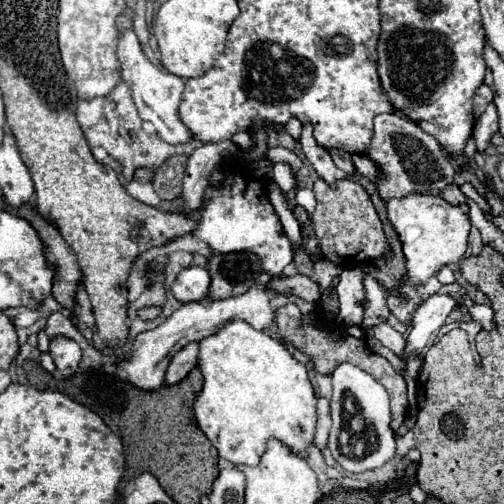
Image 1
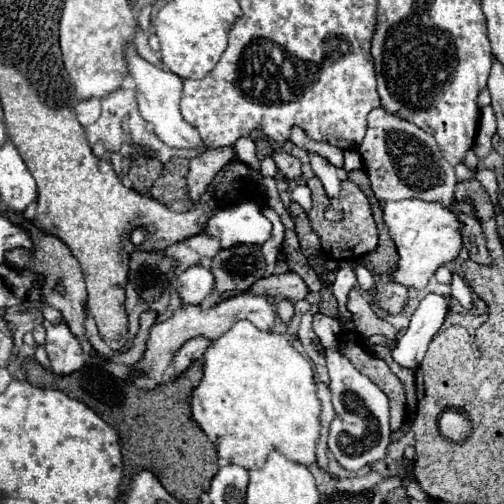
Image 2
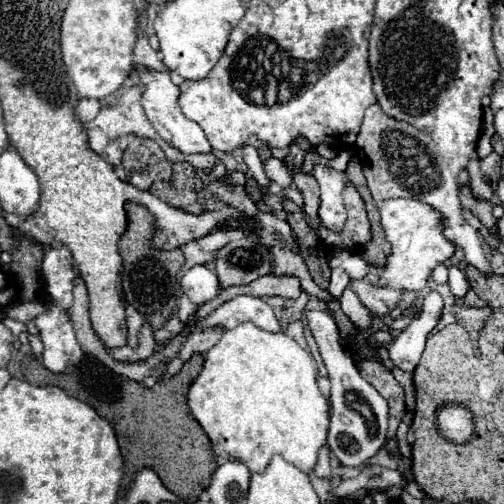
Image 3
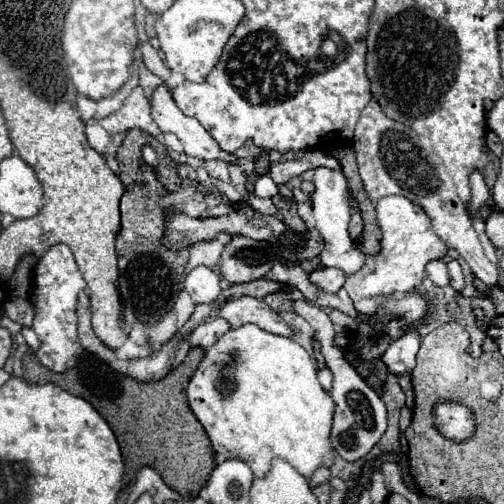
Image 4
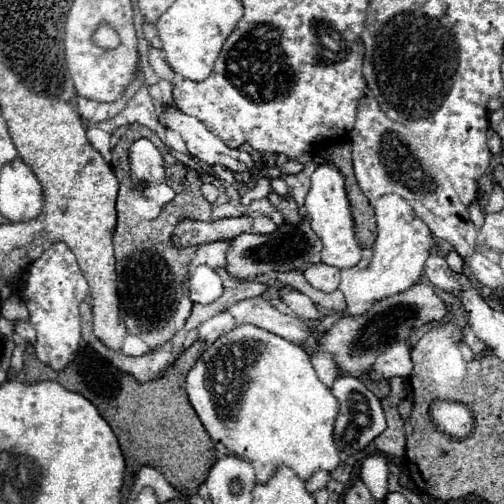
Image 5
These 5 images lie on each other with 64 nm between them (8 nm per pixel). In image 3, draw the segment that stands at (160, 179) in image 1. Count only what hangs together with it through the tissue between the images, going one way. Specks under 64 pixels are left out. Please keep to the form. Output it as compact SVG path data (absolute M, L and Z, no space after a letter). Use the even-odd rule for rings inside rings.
M174 162L172 164L172 180L154 182L150 186L150 192L174 208L186 208L188 204L196 204L198 196L194 192L192 174L194 174L192 164Z

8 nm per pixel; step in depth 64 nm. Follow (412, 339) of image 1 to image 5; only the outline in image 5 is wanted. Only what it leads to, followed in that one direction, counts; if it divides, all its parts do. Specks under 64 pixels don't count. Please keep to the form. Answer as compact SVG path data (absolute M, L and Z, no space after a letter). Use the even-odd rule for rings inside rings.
M408 340L396 342L388 352L380 354L376 364L370 370L372 378L394 378L394 376L410 376L412 372L412 344Z

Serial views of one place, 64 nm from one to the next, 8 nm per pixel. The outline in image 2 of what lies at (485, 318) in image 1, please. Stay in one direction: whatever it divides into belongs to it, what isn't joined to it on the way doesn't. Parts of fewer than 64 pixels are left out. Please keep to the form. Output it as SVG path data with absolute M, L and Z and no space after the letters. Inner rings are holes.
M454 274L454 280L452 280L452 298L456 298L466 310L472 310L474 308L474 302L472 302L472 290L466 286L466 282Z

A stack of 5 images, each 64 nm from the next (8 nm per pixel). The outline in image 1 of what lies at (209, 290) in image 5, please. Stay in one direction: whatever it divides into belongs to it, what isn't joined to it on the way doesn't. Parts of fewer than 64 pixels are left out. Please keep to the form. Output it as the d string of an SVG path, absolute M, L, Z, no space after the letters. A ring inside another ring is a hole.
M188 266L174 280L172 294L180 302L200 302L206 298L208 288L210 288L208 270L200 266Z

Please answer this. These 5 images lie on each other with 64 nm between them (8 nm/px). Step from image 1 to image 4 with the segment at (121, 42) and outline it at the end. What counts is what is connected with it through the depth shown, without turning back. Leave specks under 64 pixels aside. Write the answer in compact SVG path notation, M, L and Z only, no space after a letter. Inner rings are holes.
M166 84L154 88L150 98L150 114L164 134L170 132L178 136L188 156L196 156L202 160L212 158L220 158L226 162L234 160L232 154L226 154L218 148L216 140L204 130L204 126L196 118L188 118L180 112L180 108L172 98L172 90Z

